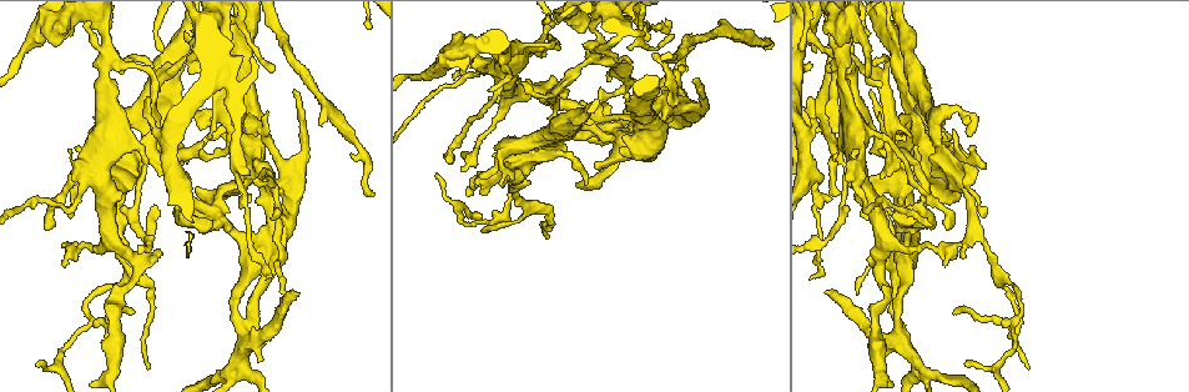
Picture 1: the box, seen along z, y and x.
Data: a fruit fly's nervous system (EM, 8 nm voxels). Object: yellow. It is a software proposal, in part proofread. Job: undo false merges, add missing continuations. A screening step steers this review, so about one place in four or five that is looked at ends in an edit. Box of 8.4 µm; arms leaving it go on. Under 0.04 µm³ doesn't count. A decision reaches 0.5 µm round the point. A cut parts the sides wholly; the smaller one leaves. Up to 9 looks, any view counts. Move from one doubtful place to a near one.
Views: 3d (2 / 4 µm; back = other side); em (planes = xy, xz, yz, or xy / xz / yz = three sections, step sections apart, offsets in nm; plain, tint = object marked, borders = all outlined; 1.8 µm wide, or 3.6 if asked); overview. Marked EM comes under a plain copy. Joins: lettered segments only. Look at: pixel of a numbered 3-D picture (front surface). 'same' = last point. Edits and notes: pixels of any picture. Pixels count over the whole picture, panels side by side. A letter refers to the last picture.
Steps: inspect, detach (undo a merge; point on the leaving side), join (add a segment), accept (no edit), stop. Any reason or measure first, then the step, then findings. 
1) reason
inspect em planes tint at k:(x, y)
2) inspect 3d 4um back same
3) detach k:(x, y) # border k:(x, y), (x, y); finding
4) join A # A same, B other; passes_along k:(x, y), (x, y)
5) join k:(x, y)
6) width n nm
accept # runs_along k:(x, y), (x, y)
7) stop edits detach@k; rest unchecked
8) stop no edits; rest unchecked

abrupt turn
inspect em planes borders at 1:(515, 146)

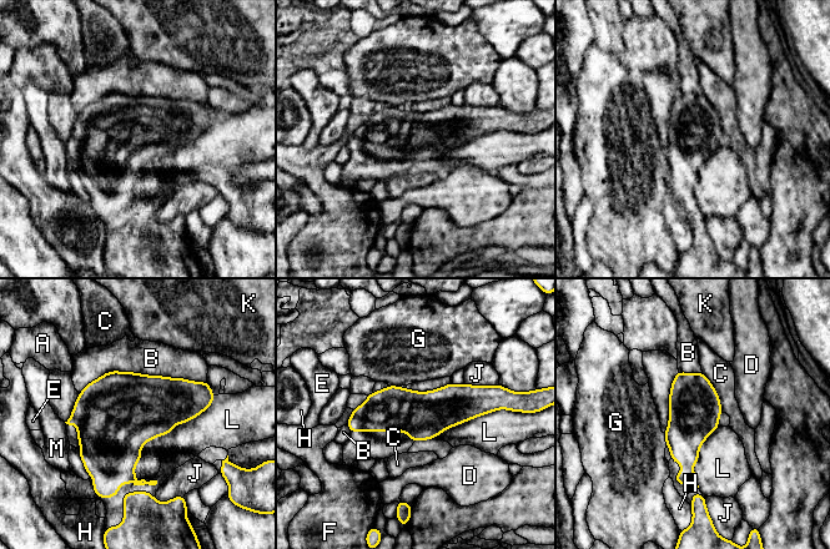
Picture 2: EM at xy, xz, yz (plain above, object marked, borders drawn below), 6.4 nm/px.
accept # A other, B other, C other, D other, E other, F other, G other, H other, J other, K other, L other, M other; border 2:(502, 407), (451, 426), (438, 434); one neuron here

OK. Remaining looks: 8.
closes a loop
inspect 3d 2um at 1:(590, 57)

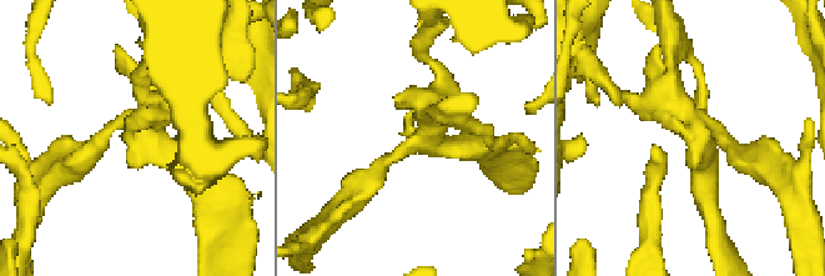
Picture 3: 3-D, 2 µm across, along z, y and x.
inspect em planes borders at 3:(697, 124)

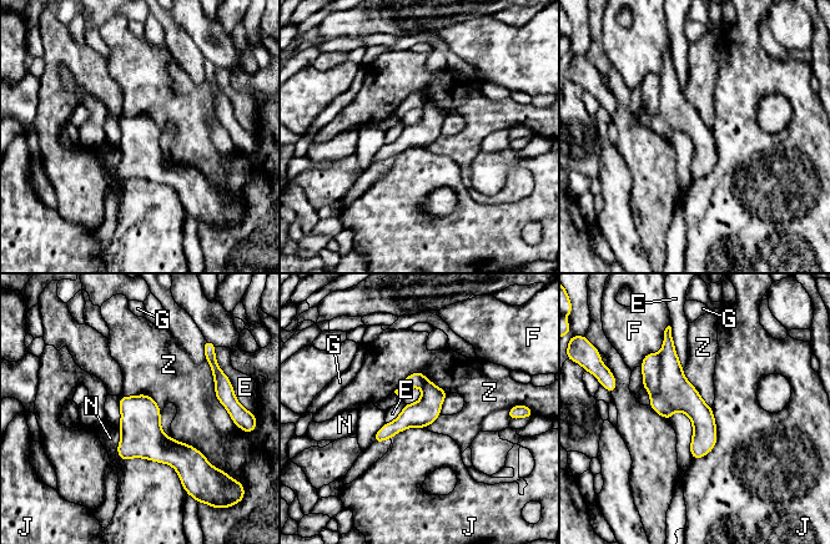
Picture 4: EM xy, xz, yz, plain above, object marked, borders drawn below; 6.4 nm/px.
longest_contact J 460 nm
detach 4:(650, 367) # E other, F other, G other, J other, N other, Z other; border 4:(658, 354), (658, 392), (673, 411); a second neuron is stuck on

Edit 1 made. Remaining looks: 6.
redraw
inspect overview

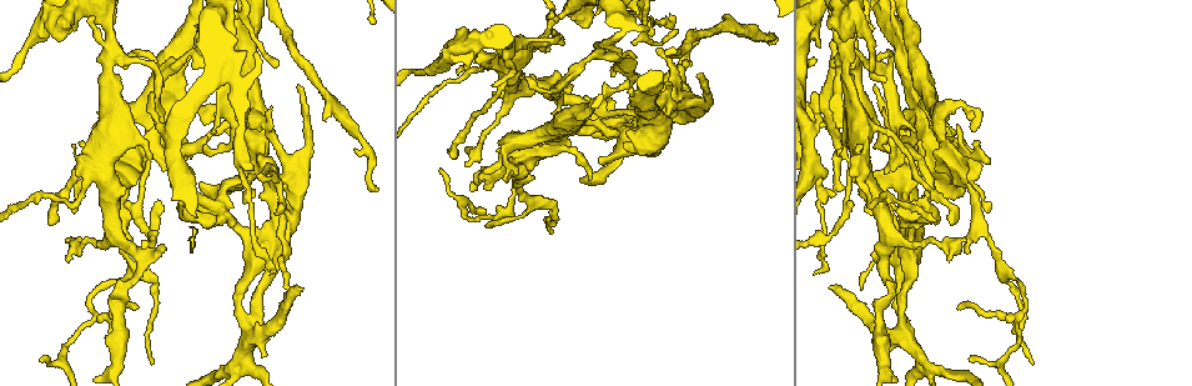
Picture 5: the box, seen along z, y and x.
four arms meet
inspect em 3.6um planes tint at 5:(658, 124)

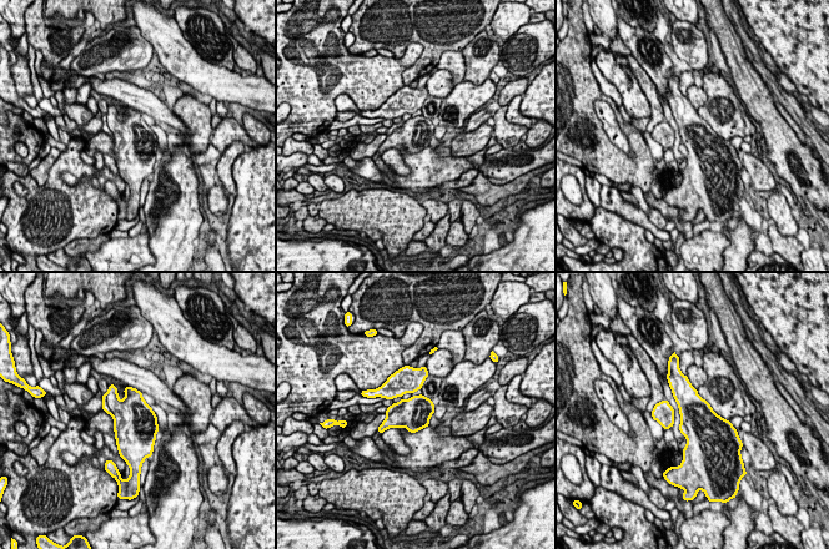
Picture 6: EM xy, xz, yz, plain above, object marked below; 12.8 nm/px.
inspect em 3.6um planes borders same

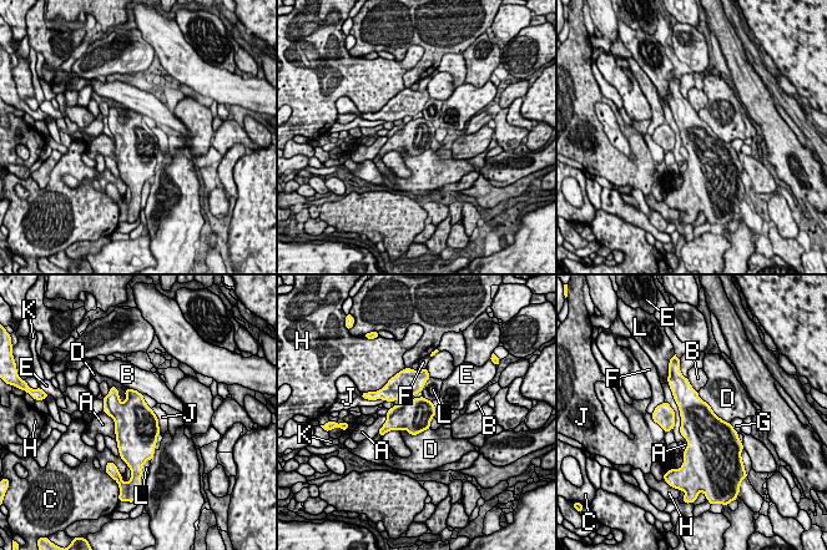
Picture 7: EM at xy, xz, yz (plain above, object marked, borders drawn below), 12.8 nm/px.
accept # A other, B other, C other, D other, E other, F other, G other, H other, J other, K other, L other; border 7:(110, 387), (116, 388), (124, 403); continuous, no second neuron

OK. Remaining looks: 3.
closes a loop
inspect 3d 4um at 5:(903, 334)

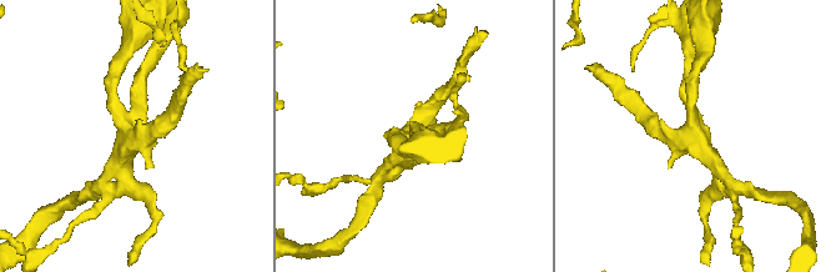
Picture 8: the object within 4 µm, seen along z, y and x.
inspect em yz step 8 tint at 8:(408, 132)

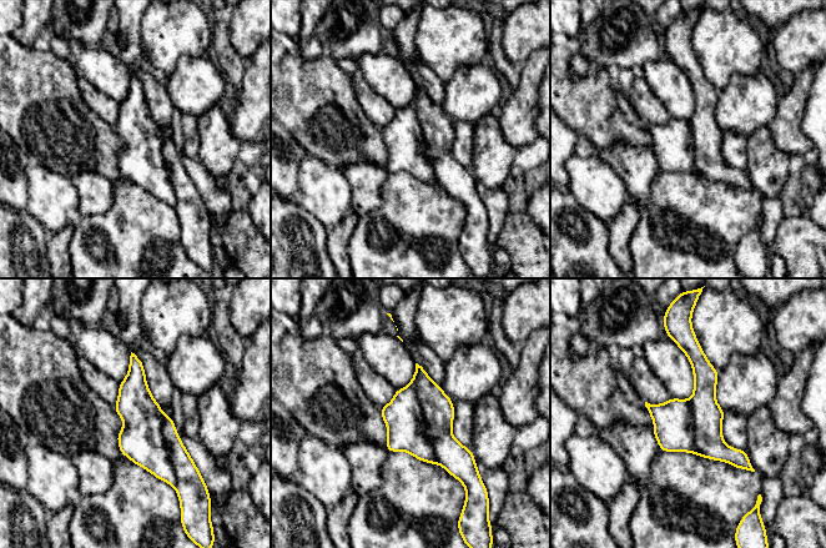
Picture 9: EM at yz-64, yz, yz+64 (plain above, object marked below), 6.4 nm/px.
see the neighbours
inspect em yz step 8 borders same

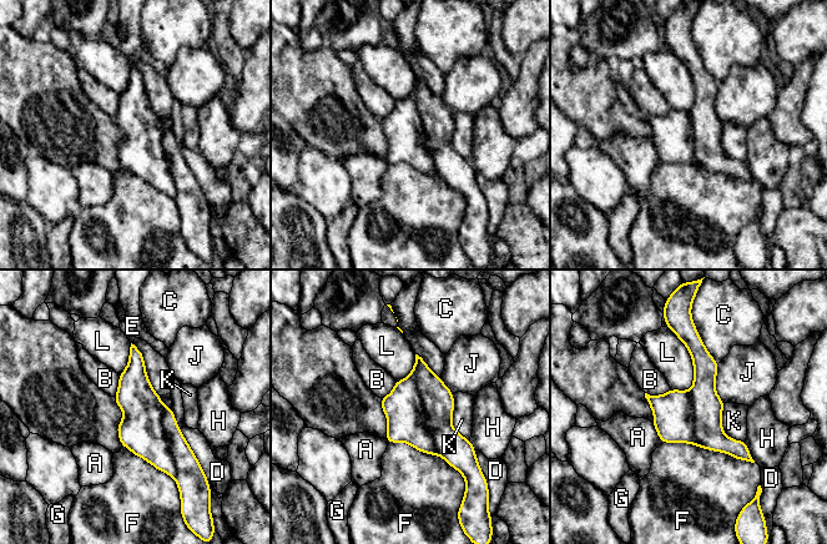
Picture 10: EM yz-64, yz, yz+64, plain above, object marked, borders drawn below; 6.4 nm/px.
width 340 nm
accept # A other, B other, C other, D other, E other, F other, G other, H other, J other, K other, L other; runs_along 10:(682, 336), (704, 363), (704, 422), (746, 457); one neuron here

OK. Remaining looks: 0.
stop edits detach@4; rest unchecked

